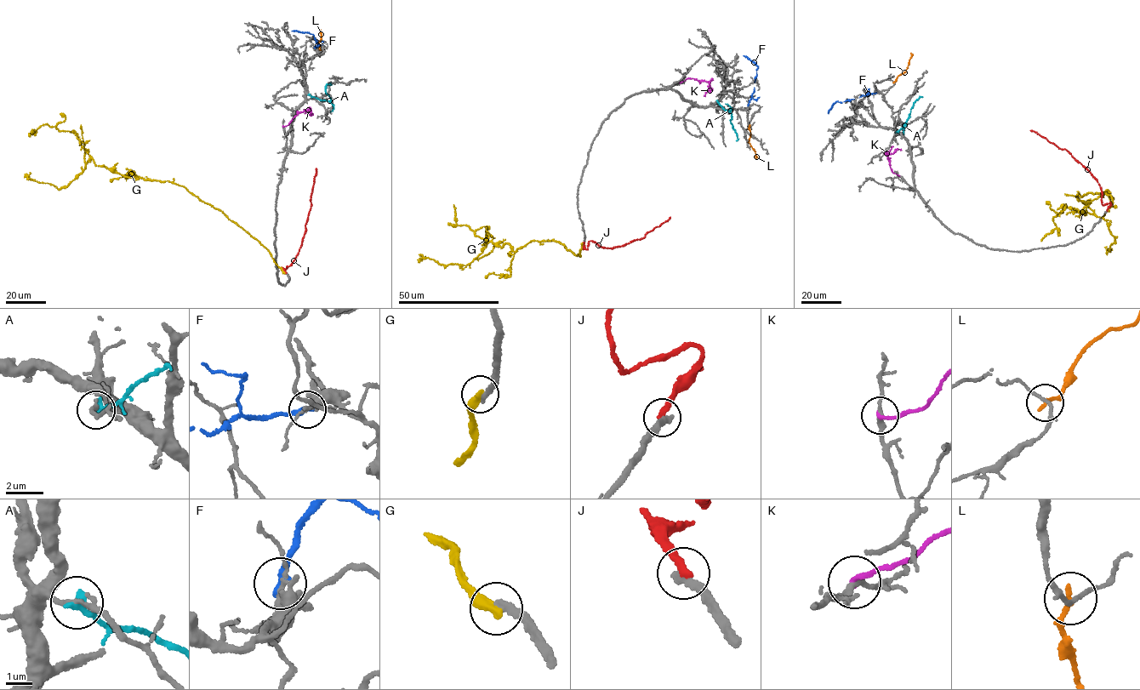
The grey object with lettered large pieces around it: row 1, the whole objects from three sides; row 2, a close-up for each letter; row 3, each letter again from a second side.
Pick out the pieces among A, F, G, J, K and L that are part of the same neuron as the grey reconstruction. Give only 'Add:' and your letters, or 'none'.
Add: none

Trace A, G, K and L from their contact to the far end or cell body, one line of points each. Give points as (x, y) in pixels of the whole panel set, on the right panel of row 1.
A: (895, 132), (902, 128), (913, 105), (921, 97)
G: (1108, 211), (1111, 196), (1077, 195), (1088, 203), (1080, 218), (1102, 218), (1115, 238), (1107, 253), (1104, 247)
K: (898, 175), (890, 168), (885, 153), (901, 150)
L: (893, 82), (904, 71), (911, 53)

